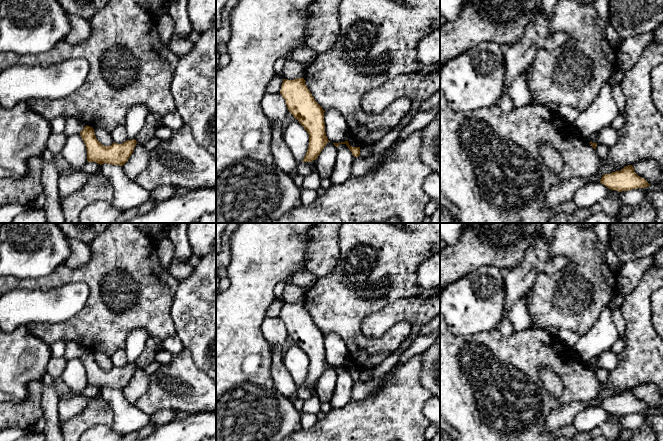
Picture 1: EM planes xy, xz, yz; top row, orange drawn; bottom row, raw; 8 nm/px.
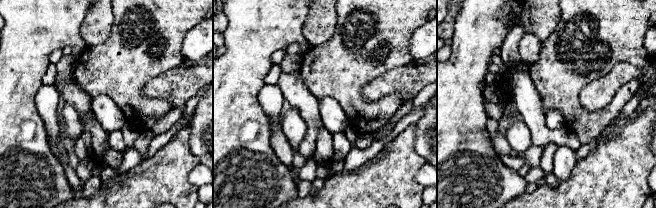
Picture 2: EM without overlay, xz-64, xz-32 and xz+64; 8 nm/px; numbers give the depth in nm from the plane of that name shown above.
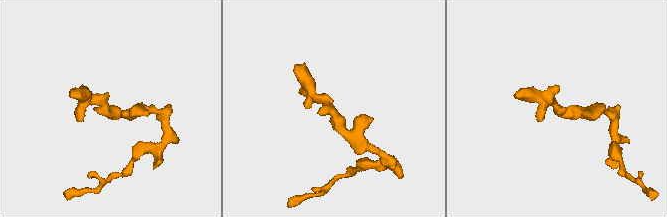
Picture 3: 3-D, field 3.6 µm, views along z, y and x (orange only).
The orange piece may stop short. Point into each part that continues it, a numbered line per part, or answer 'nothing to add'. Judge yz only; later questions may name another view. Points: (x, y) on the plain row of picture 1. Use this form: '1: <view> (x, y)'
nothing to add

